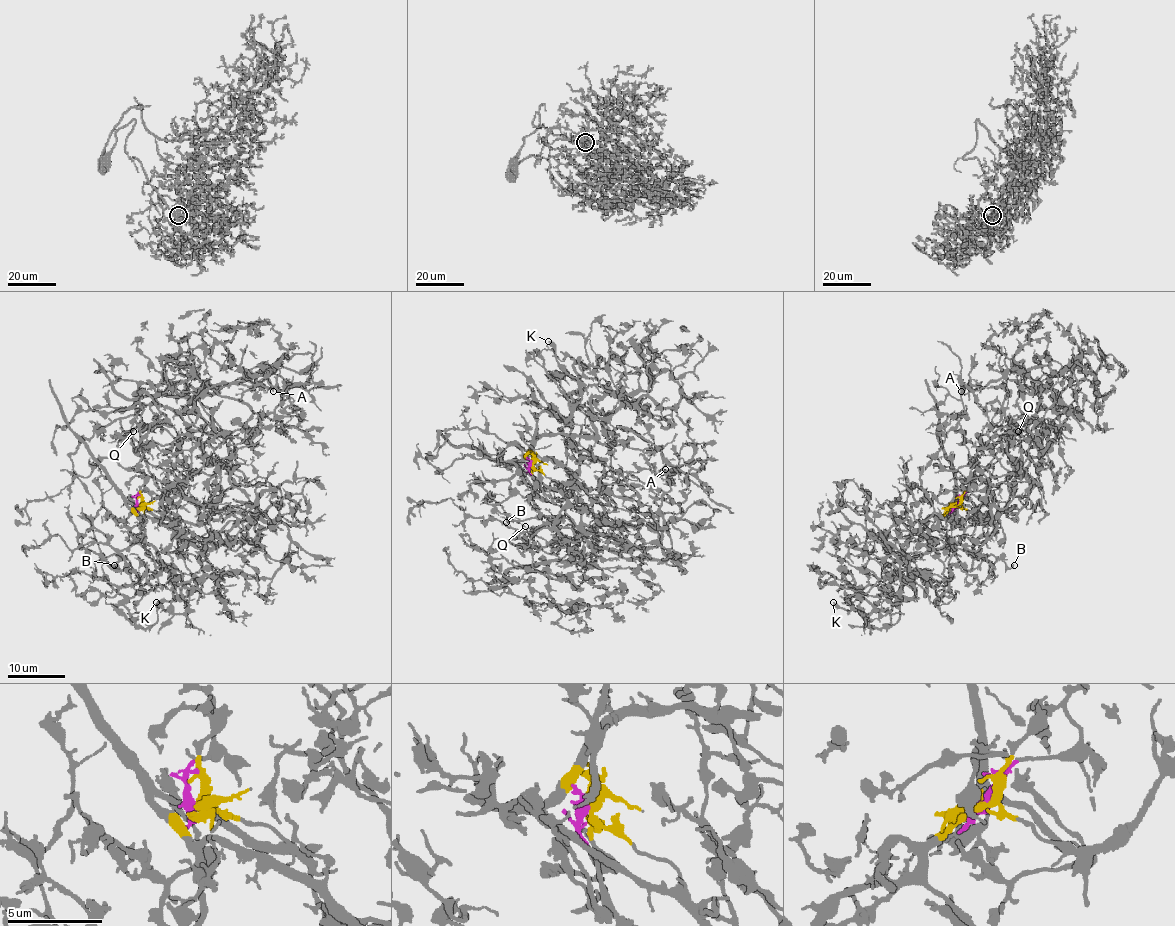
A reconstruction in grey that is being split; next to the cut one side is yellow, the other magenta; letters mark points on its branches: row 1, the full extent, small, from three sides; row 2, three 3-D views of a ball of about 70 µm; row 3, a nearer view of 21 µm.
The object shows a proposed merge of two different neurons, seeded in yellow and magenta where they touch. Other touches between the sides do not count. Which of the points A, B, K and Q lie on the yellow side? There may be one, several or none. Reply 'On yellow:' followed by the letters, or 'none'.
On yellow: B, K

